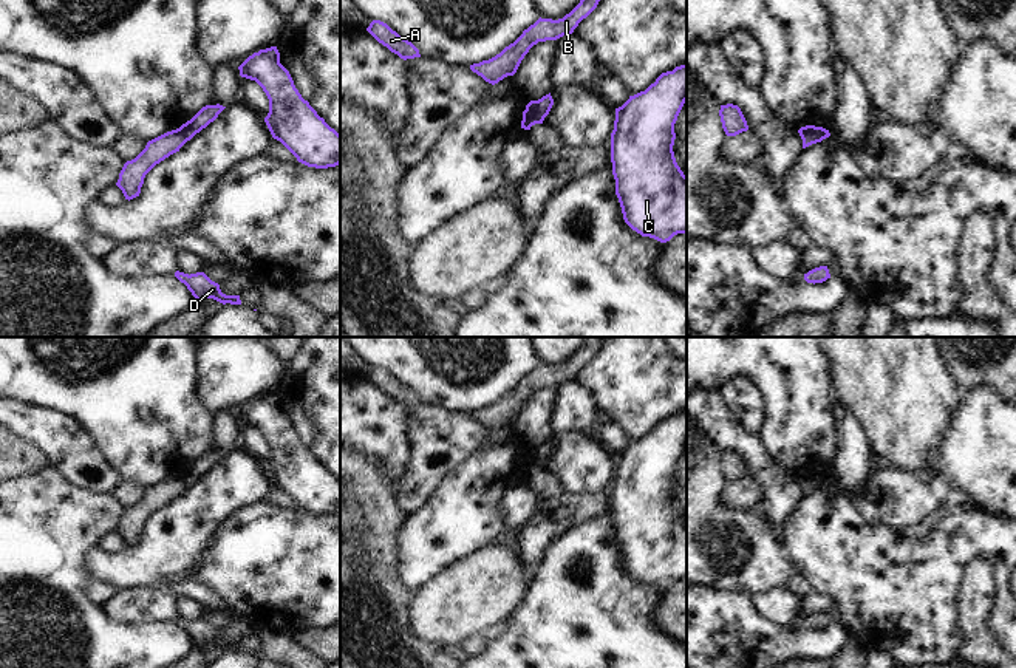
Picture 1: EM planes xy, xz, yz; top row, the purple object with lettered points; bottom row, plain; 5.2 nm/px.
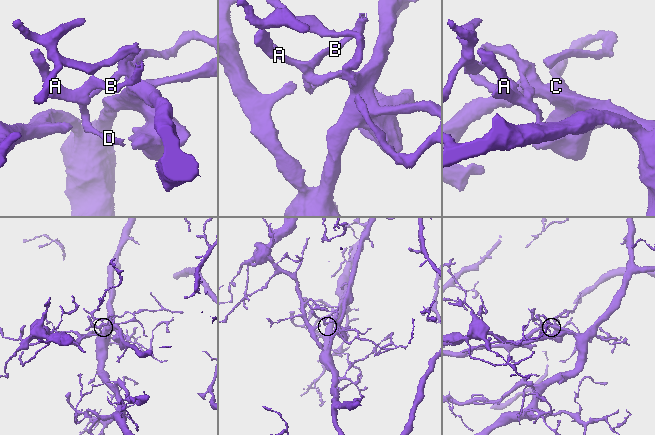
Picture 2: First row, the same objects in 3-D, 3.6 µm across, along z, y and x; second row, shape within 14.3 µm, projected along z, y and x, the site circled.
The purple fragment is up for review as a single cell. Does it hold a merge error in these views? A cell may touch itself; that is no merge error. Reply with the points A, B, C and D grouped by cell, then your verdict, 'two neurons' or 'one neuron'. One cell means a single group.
A B D / C | two neurons

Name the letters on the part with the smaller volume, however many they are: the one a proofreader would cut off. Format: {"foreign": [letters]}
{"foreign": ["A", "B", "D"]}

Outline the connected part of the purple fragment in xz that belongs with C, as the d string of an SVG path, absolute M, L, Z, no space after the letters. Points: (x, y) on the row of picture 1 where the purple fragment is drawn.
M687 65L662 73L654 84L615 108L611 162L625 223L660 243L687 233L687 176L676 162L674 124L687 102Z

